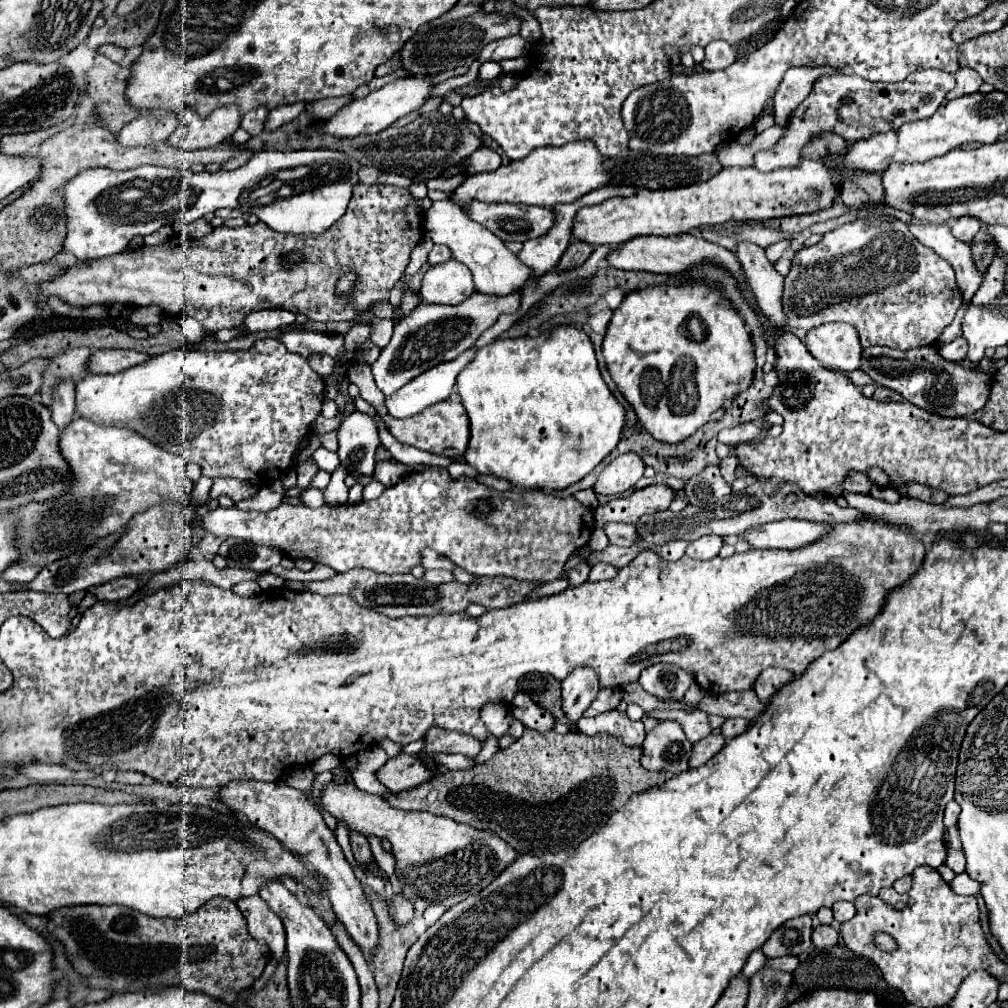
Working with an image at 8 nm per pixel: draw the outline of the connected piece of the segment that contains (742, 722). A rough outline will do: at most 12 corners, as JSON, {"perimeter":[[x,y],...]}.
{"perimeter":[[726,719],[724,739],[734,739],[748,729],[748,719]]}

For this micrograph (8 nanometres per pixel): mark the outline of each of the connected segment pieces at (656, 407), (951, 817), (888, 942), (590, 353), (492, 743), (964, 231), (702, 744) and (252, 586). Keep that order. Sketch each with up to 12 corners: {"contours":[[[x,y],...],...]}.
{"contours":[[[722,287],[628,293],[602,345],[654,439],[750,387]],[[950,801],[944,813],[944,825],[954,827],[958,823],[960,807]],[[877,933],[875,945],[887,952],[896,949],[895,940],[886,933]],[[590,337],[496,339],[456,387],[464,459],[566,489],[626,421]],[[490,735],[484,741],[480,755],[474,759],[476,763],[488,761],[500,747],[498,739]],[[972,217],[952,223],[952,235],[972,245],[980,223]],[[722,735],[694,743],[690,767],[700,767],[722,747]],[[254,581],[236,583],[232,593],[252,597],[260,591]]]}

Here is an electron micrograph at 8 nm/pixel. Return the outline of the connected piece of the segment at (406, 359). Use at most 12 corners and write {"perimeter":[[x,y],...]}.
{"perimeter":[[522,289],[418,305],[372,363],[384,395],[456,359]]}

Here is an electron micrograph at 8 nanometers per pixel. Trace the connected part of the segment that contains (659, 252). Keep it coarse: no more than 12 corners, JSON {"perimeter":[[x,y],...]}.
{"perimeter":[[692,233],[636,237],[606,257],[614,269],[680,273],[714,259],[740,281],[728,249]]}

